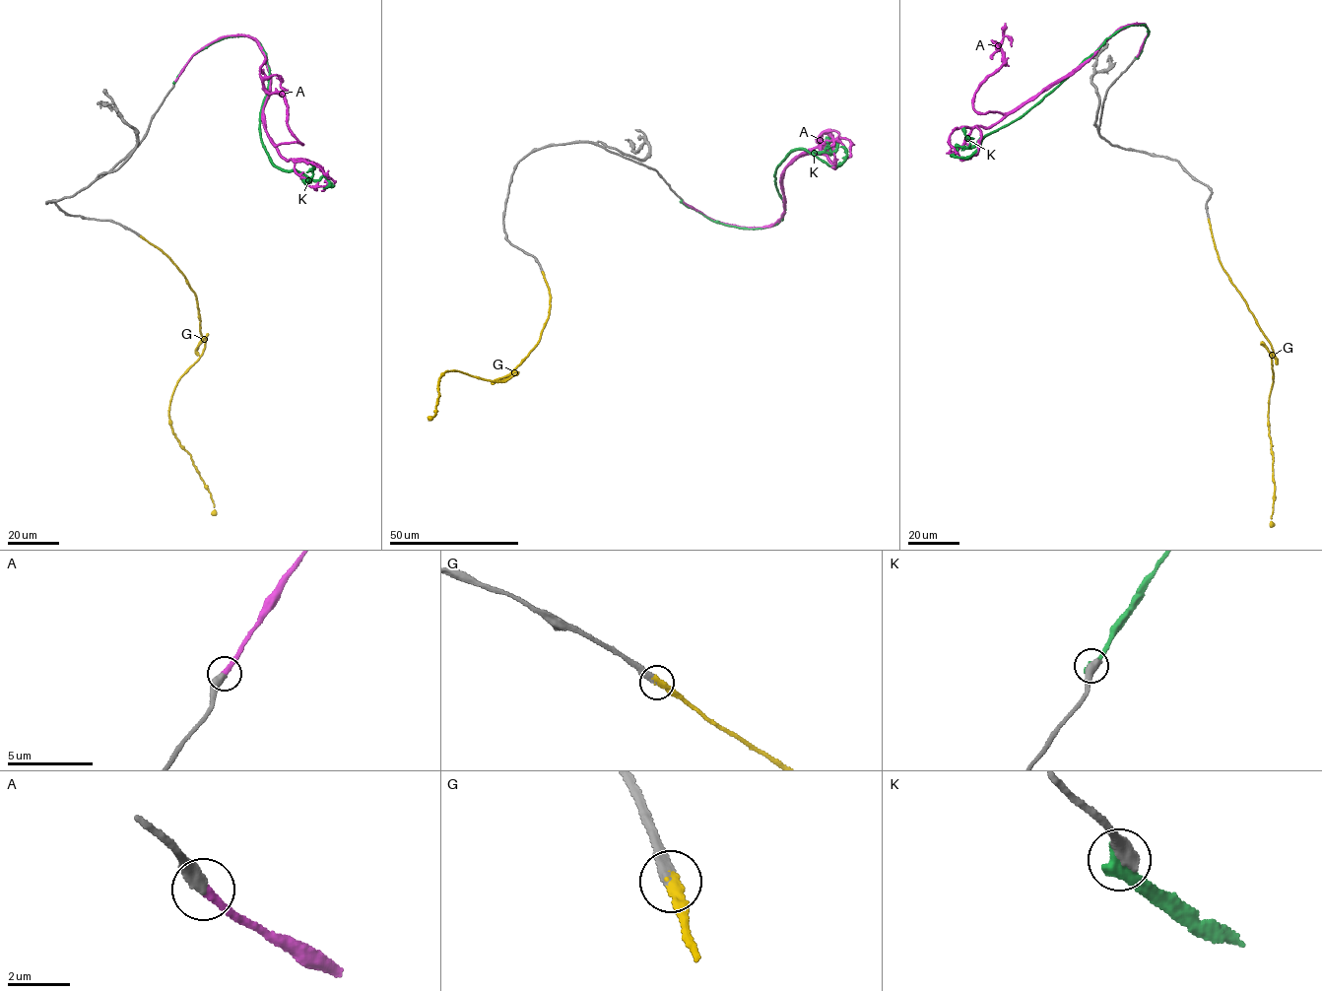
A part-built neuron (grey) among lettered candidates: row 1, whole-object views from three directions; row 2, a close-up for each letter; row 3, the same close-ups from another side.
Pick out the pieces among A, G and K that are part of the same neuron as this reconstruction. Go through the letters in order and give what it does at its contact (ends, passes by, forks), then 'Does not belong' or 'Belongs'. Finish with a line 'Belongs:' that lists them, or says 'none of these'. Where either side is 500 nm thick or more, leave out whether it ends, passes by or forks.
A: It ends there. Belongs
G: It ends there. Belongs
K: Does not belong
Belongs: A, G

